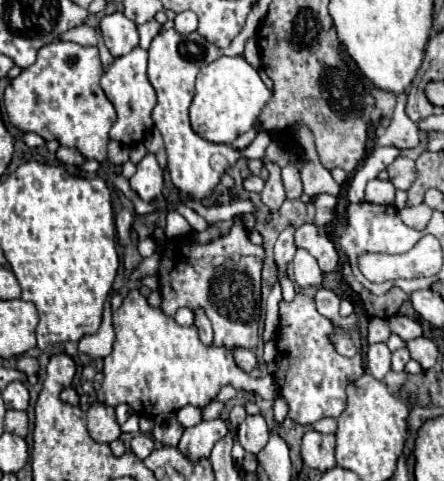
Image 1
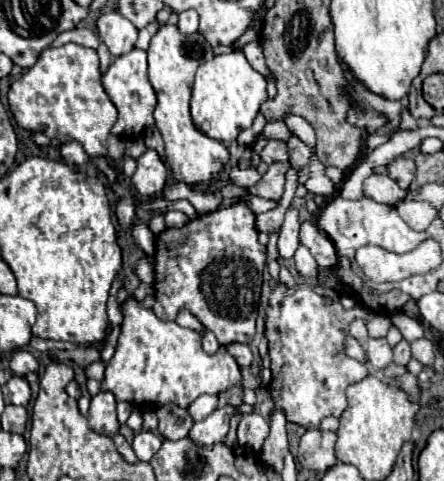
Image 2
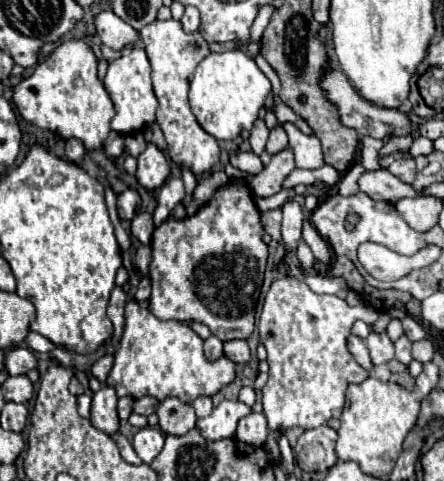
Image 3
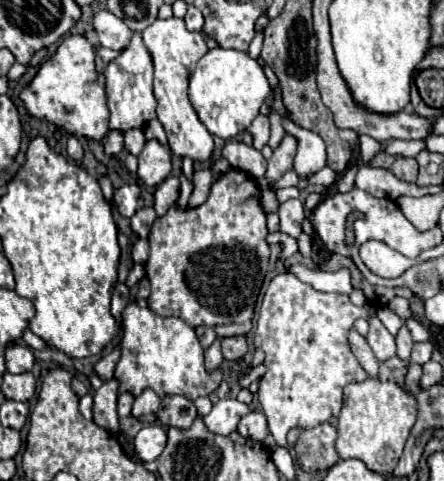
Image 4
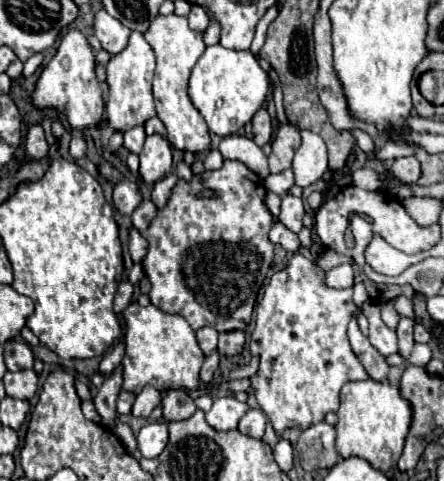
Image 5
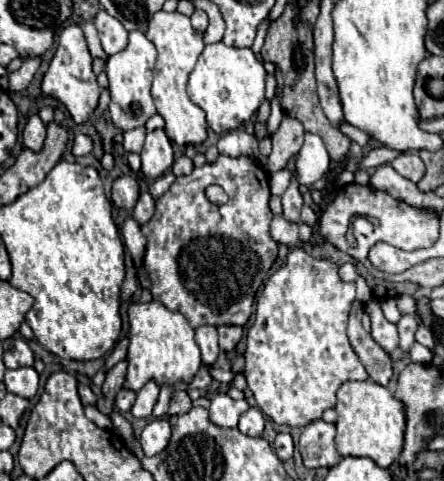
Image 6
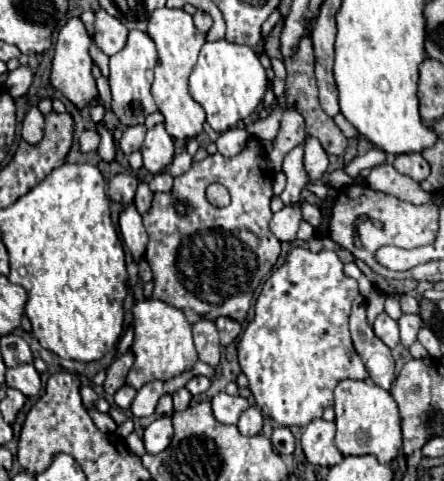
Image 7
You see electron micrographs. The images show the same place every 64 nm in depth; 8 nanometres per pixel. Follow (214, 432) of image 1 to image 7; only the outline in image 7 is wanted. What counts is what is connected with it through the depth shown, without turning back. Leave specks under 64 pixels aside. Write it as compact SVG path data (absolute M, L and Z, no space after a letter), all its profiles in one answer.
M220 392L212 398L212 414L220 424L236 424L240 414L248 408L248 400L242 396L228 396L226 392Z

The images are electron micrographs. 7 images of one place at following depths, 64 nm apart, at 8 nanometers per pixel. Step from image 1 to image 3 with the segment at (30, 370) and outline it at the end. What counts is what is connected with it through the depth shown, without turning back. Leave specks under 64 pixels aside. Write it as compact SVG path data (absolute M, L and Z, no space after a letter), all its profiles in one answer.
M12 348L6 352L6 370L10 376L18 376L18 374L26 374L32 368L36 368L36 358L28 348Z

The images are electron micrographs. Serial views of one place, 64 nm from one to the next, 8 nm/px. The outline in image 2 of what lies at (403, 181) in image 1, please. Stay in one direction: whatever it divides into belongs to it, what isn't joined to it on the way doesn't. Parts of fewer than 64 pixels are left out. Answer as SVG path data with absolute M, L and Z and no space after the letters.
M396 158L396 160L390 164L390 178L392 178L402 190L408 190L408 186L410 186L412 180L414 180L414 174L416 174L416 166L414 166L414 160L412 160L412 158Z

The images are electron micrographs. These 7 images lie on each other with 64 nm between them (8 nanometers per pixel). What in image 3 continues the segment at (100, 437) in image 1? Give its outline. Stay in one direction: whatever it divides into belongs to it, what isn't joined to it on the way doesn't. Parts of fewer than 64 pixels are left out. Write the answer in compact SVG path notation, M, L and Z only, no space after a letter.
M104 386L102 390L94 392L92 396L92 412L90 412L90 422L94 428L106 432L108 436L118 432L118 414L116 414L116 402L118 396L114 388Z

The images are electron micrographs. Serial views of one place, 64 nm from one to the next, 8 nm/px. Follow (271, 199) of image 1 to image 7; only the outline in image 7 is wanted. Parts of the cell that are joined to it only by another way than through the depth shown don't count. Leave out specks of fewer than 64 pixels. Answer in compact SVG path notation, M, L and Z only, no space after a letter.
M286 108L284 110L284 116L282 116L282 122L280 122L280 130L278 130L278 136L274 140L274 150L268 154L268 162L270 166L278 172L282 168L282 160L284 156L304 144L306 140L306 132L304 132L304 118L296 112L296 108Z

